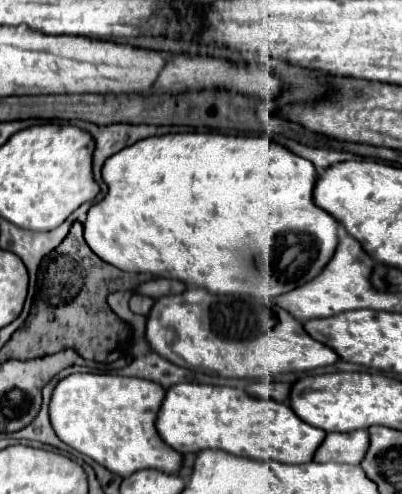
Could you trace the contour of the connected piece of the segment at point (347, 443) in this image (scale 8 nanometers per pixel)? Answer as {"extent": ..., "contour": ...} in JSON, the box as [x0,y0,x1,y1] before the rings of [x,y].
{"extent":[314,431,370,465],"contour":[[[352,431],[344,435],[338,432],[326,433],[324,443],[318,447],[314,461],[318,463],[350,463],[358,465],[370,445],[368,431]]]}

